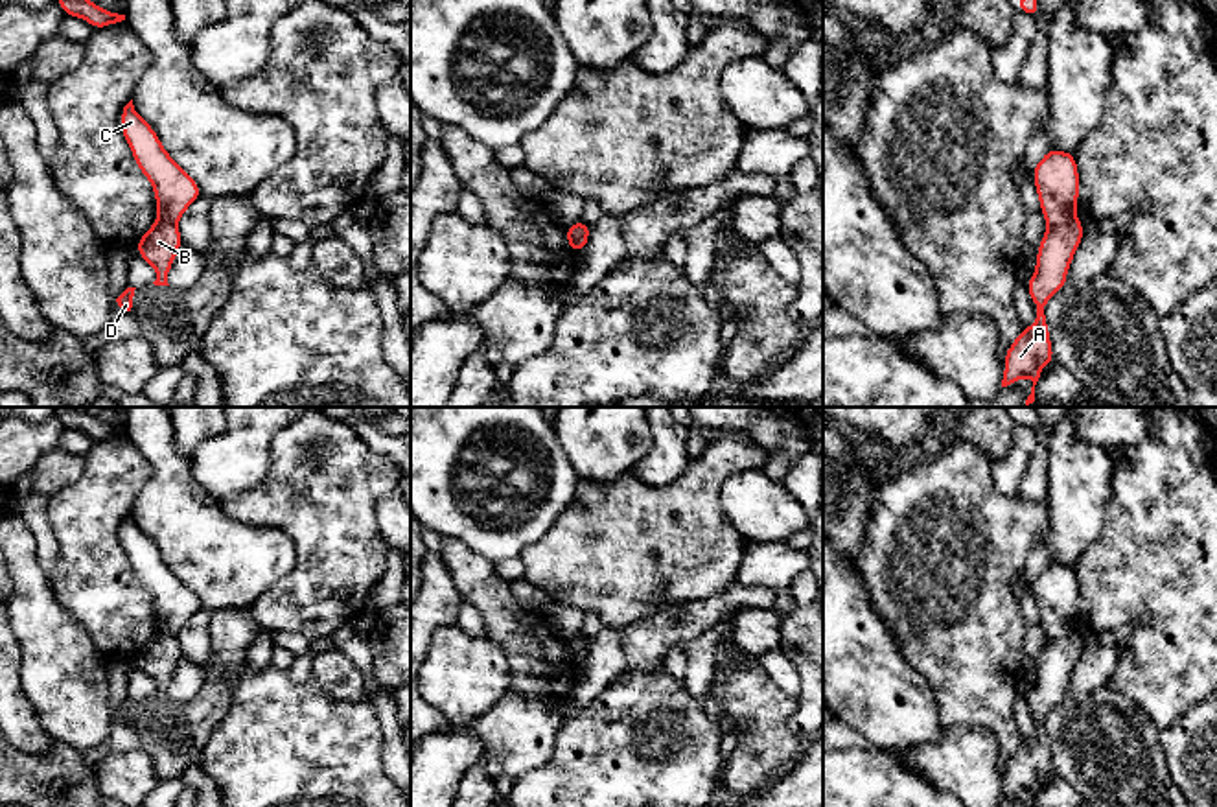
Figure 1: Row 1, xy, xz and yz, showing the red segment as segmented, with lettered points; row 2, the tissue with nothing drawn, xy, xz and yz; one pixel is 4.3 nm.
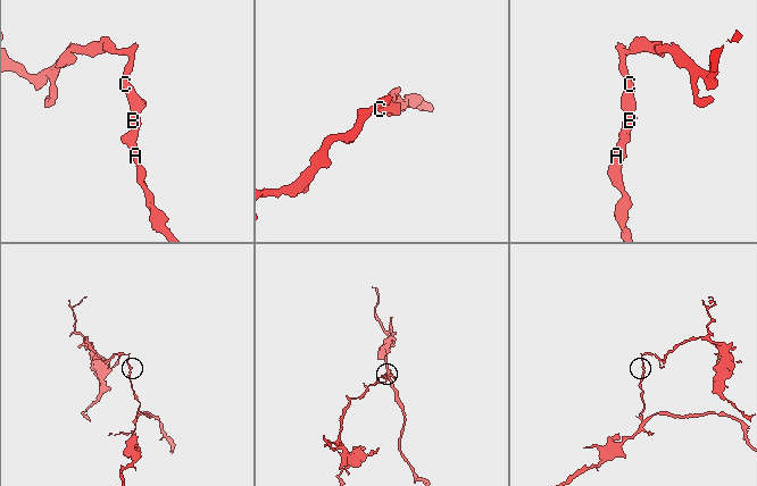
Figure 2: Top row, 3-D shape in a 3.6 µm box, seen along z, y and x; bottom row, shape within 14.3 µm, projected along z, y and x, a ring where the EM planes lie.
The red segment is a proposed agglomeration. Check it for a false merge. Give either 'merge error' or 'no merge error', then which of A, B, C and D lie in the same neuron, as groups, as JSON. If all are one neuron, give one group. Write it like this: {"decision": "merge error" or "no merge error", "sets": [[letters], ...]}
{"decision": "merge error", "sets": [["A", "B", "D"], ["C"]]}

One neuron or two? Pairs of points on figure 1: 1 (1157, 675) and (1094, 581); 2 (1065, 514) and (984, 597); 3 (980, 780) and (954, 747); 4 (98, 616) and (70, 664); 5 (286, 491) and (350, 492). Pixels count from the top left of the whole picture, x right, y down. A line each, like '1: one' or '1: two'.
1: one
2: two
3: one
4: two
5: one

